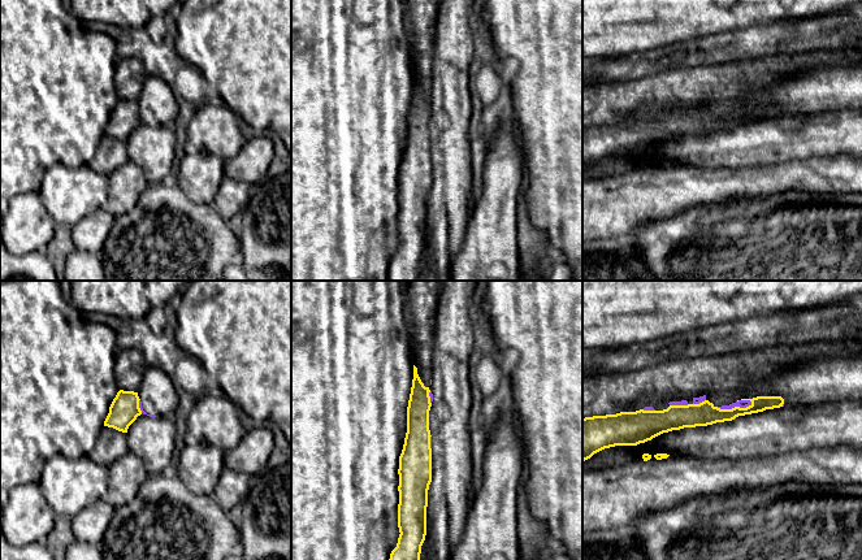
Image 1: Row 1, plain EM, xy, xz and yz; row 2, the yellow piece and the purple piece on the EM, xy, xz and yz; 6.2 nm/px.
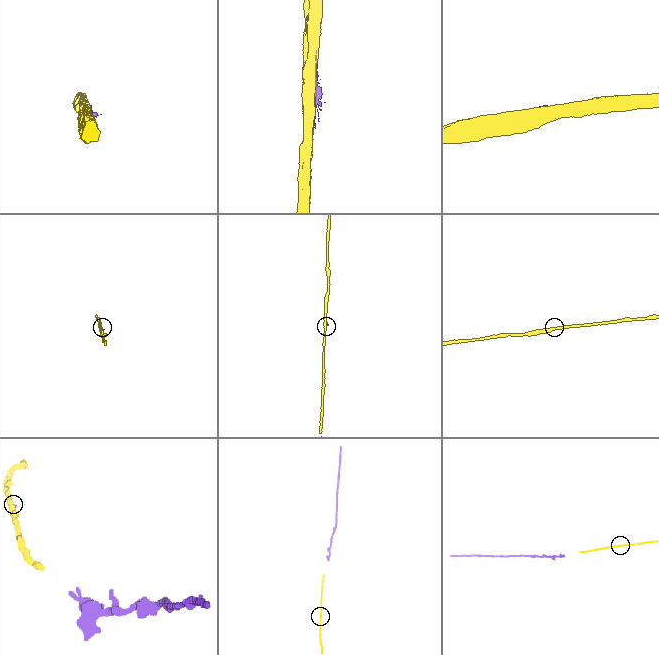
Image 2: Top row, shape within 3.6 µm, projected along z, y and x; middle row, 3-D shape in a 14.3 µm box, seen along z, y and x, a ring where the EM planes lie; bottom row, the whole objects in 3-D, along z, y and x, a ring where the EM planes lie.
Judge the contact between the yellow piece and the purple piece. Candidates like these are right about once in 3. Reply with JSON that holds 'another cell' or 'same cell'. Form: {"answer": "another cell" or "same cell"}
{"answer": "same cell"}

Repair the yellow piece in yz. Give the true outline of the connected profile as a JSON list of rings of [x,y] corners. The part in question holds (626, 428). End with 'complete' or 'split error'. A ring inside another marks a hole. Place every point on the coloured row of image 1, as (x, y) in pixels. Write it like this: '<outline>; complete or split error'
[[[703,395],[693,398],[692,404],[686,400],[668,404],[670,407],[663,411],[645,407],[636,412],[582,418],[582,461],[605,448],[637,446],[672,430],[707,426],[732,421],[738,416],[780,408],[784,407],[784,399],[781,396],[757,396],[715,407]]]; split error

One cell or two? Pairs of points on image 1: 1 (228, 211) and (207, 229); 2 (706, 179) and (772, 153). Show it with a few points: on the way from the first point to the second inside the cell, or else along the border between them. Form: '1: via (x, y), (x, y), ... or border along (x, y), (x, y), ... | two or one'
1: border along (211, 205), (226, 221), (233, 224) | two
2: border along (763, 165), (702, 169) | two

